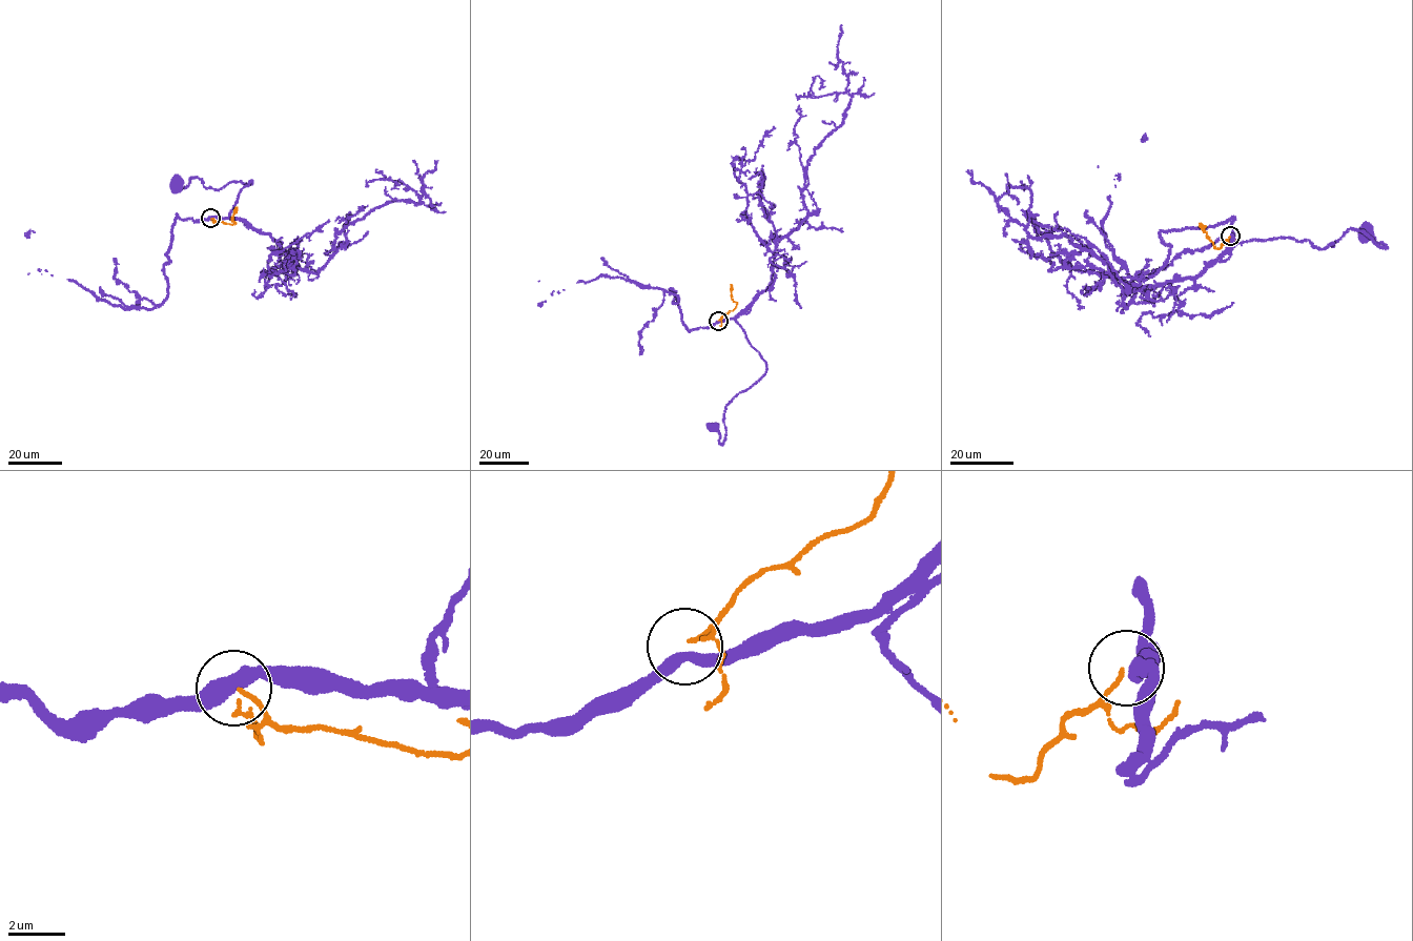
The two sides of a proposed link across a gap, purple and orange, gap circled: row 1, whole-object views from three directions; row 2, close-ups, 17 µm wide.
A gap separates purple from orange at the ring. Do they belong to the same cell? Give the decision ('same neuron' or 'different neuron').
different neuron

